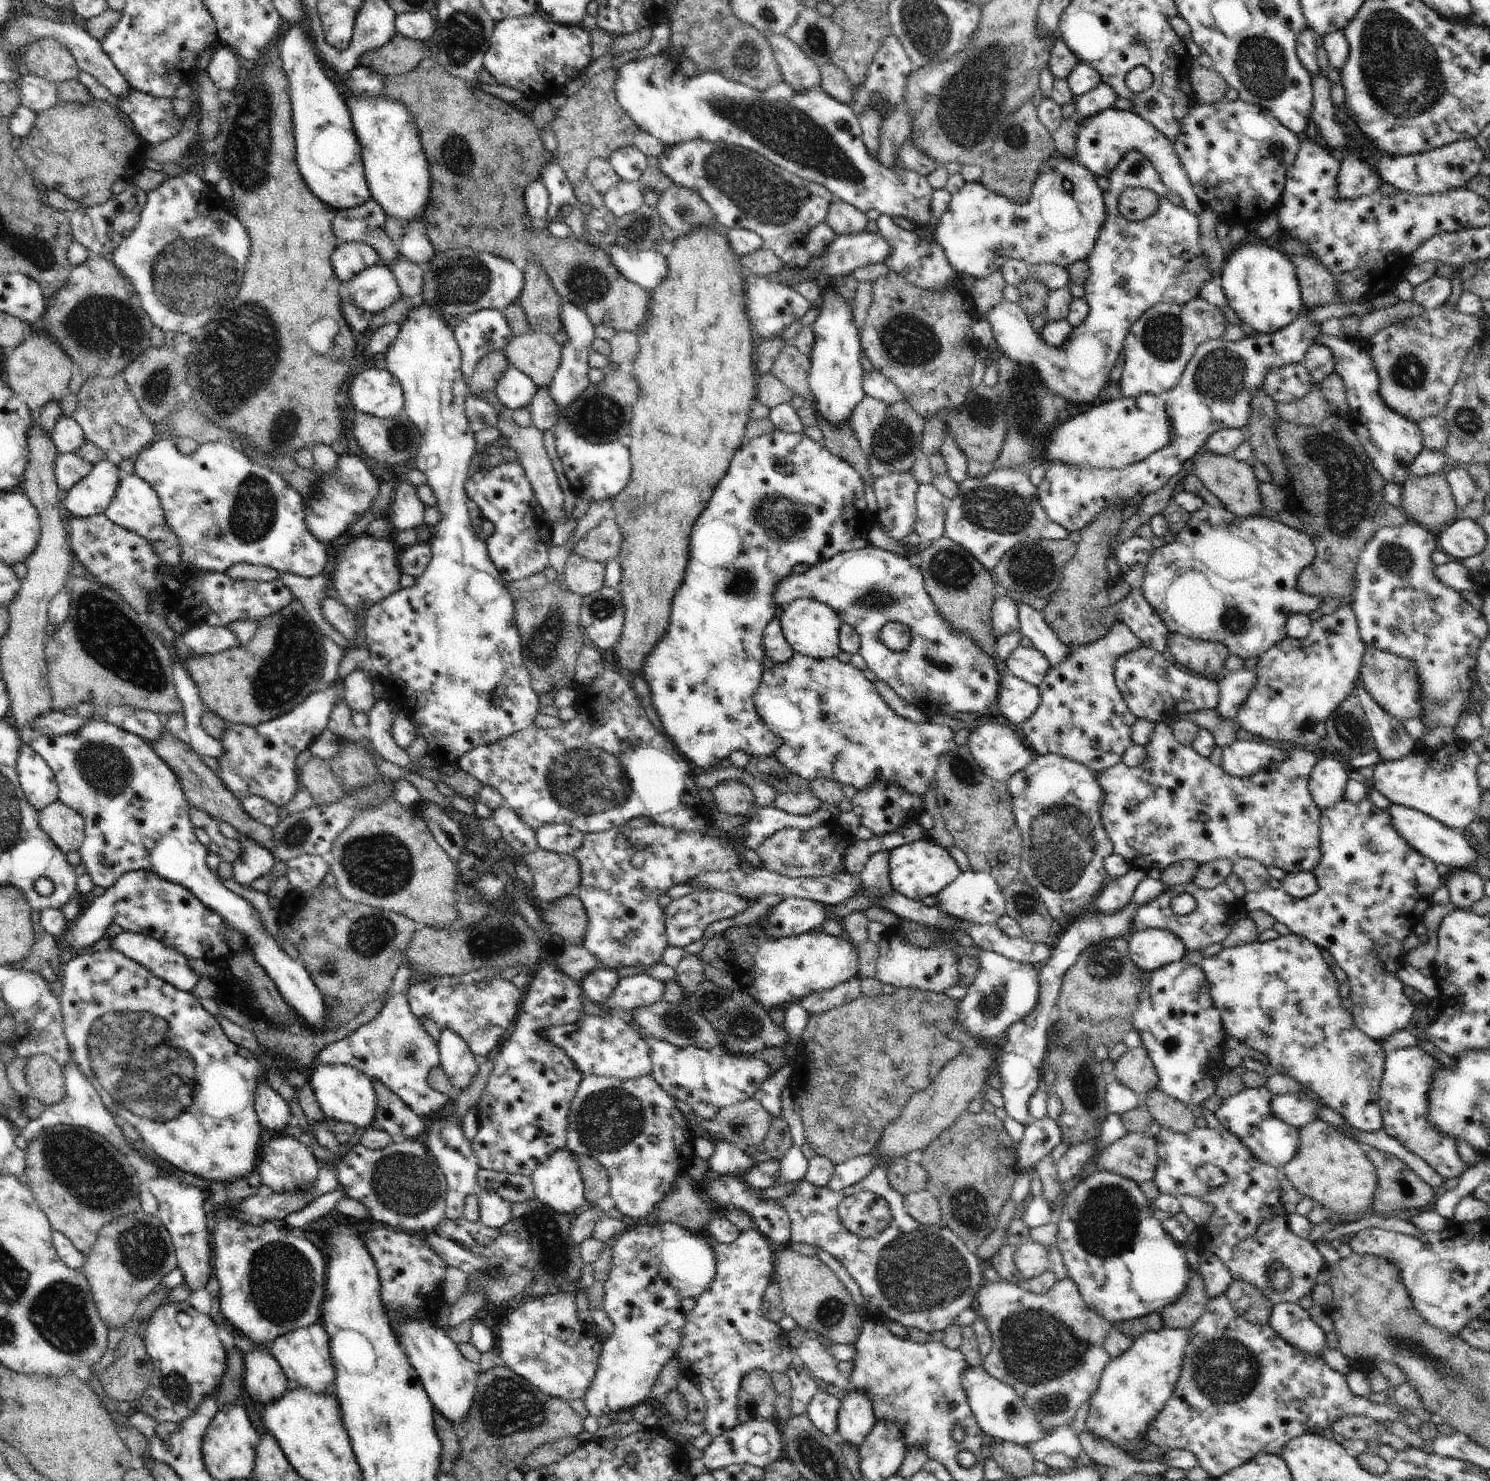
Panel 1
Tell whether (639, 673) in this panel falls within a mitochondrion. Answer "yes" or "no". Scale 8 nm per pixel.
no

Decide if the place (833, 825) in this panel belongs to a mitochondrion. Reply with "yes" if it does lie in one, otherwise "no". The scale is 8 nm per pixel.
no

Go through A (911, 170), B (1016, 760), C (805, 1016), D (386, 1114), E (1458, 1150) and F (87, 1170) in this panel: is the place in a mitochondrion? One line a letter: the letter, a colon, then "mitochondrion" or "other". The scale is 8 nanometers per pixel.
A: other
B: other
C: other
D: other
E: other
F: mitochondrion

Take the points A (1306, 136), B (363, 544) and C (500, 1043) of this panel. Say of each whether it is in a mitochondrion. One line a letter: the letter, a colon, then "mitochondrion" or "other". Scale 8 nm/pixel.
A: other
B: other
C: other

